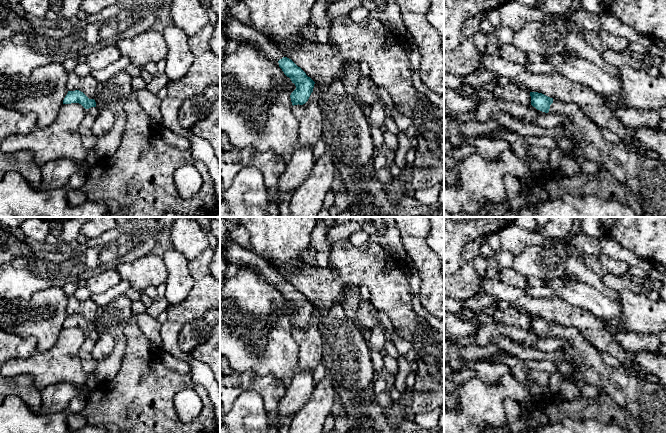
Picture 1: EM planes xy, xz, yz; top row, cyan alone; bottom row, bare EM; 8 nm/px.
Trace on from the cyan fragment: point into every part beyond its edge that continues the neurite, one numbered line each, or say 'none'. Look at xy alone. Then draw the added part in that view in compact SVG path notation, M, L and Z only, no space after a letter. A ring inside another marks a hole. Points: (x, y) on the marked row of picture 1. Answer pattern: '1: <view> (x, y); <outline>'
1: xy (93, 111); M91 107L89 109L86 109L86 112L94 117L97 117L97 115L99 113L99 109L97 107Z

